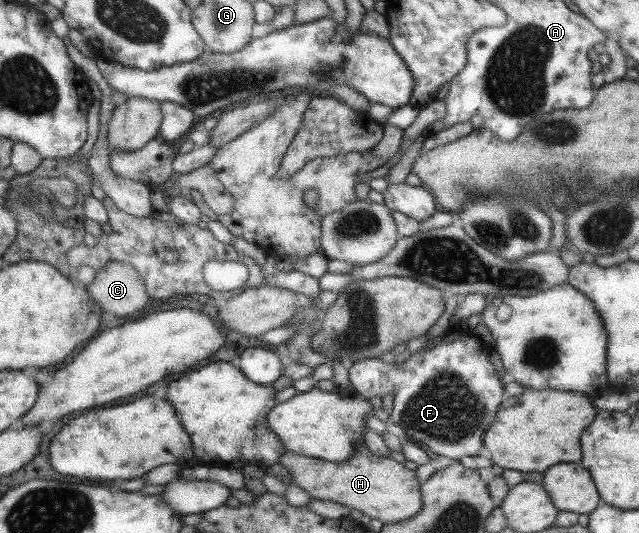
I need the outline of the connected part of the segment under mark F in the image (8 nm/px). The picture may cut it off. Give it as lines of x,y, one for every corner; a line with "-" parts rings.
471,335
460,336
457,339
452,340
451,342
437,342
432,348
422,348
418,350
408,358
396,364
396,362
383,362
381,358
367,358
365,360
356,360
350,368
347,370
348,380
351,383
350,388
352,391
356,391
360,396
364,397
366,400
370,400
374,396
379,396
382,398
385,394
389,392
393,392
393,405
392,409
389,412
389,421
396,424
396,426
400,426
402,428
404,434
415,443
426,444
428,448
434,453
440,456
446,456
446,458
450,458
453,462
457,462
458,458
461,456
471,456
476,458
478,450
482,448
482,434
486,432
486,429
492,422
494,422
494,416
496,416
496,410
498,410
498,406
500,406
500,402
502,402
502,390
504,390
504,386
502,386
502,381
498,379
498,374
496,374
496,370
494,370
494,366
490,363
488,359
489,352
491,351
490,346
484,344
480,339

